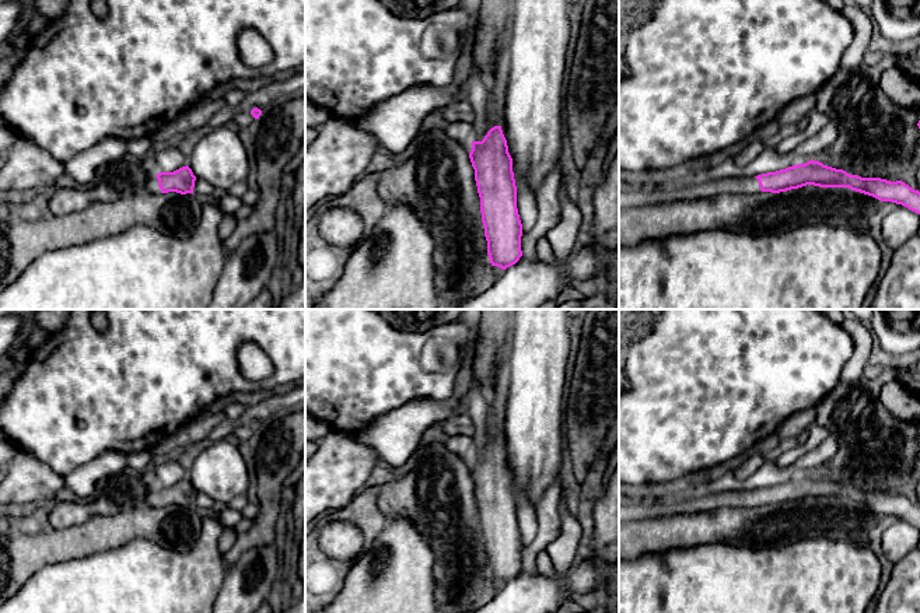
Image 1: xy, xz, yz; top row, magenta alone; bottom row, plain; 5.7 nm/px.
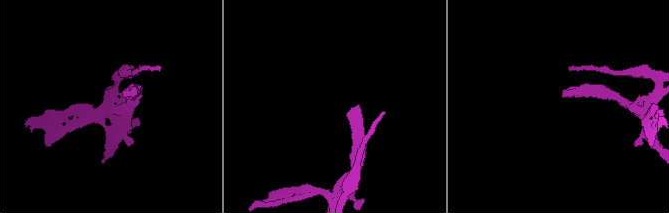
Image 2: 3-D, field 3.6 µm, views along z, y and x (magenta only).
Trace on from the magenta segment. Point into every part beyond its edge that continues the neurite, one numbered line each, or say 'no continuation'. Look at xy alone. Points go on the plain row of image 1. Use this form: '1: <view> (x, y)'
1: xy (153, 500)

